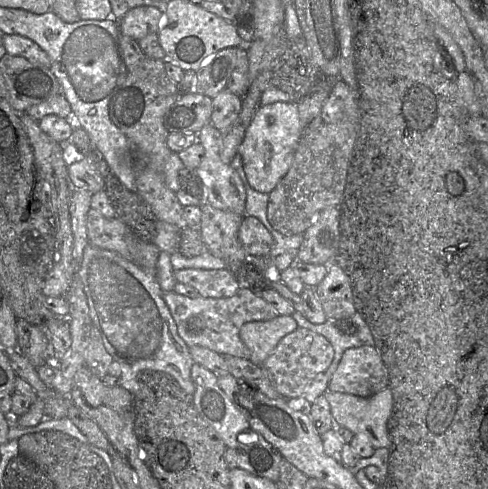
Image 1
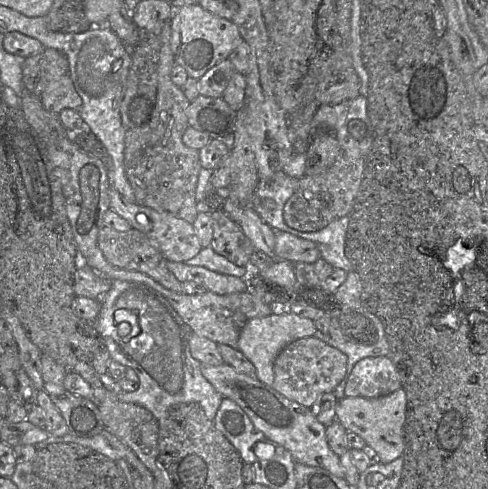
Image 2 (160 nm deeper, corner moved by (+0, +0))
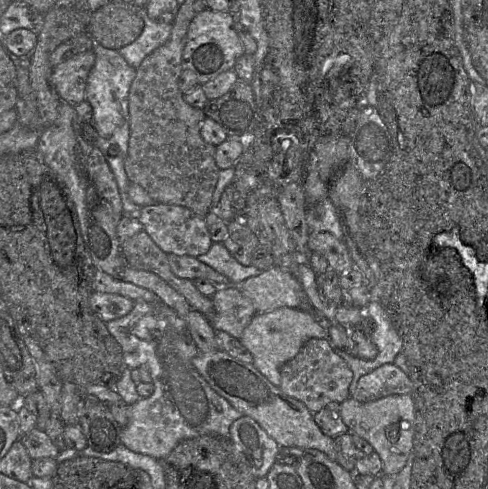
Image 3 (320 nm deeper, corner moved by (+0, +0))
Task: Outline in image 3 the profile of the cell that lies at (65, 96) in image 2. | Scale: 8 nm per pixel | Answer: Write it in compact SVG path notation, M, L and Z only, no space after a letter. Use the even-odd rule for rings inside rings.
M93 50L76 55L56 66L51 84L60 99L75 106L86 101L87 79L95 63Z

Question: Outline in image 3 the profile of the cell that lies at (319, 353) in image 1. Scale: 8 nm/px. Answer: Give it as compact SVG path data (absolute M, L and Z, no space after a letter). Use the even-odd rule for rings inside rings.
M327 339L306 341L297 355L280 369L280 390L302 402L312 413L320 411L330 402L342 403L349 398L349 386L353 373L348 364L334 352L334 346Z

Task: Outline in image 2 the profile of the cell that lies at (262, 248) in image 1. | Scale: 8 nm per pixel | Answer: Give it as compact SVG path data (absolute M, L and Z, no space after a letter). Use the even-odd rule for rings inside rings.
M275 231L275 254L276 260L286 260L292 263L313 264L321 258L317 245L309 240L295 235Z

